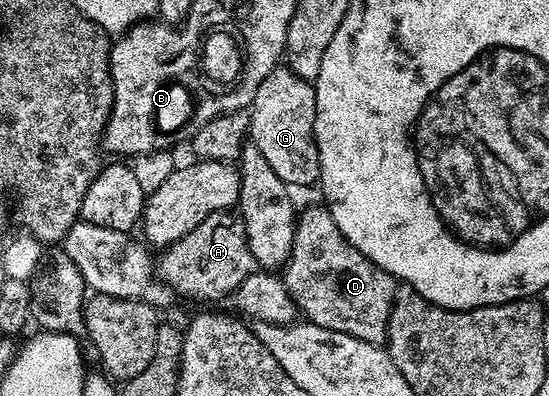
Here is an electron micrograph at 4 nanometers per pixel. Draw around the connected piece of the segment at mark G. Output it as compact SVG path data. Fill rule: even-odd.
M277 67L265 75L257 95L249 106L250 144L265 155L269 167L289 187L315 185L319 180L319 152L315 142L315 86L286 67Z

